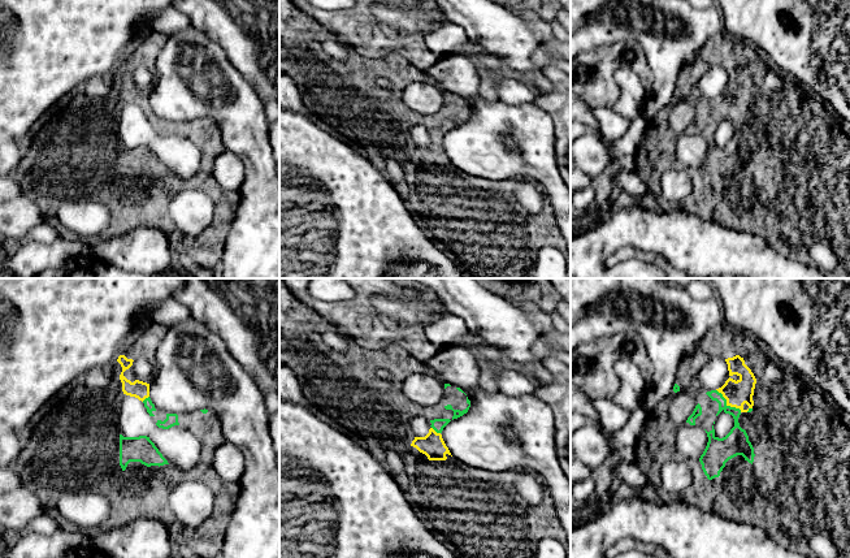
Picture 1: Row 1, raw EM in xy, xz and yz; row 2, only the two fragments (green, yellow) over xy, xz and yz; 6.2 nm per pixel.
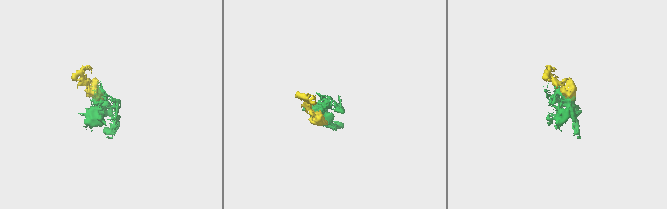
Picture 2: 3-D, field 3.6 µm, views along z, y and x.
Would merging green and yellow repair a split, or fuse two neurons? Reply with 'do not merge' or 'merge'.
merge

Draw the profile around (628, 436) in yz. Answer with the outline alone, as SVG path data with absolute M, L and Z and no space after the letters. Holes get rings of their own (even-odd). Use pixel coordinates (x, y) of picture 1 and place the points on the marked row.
M636 407L632 410L632 416L628 420L628 423L617 432L612 434L606 434L607 438L615 445L615 446L632 446L634 447L642 429L645 427L647 412L642 407Z

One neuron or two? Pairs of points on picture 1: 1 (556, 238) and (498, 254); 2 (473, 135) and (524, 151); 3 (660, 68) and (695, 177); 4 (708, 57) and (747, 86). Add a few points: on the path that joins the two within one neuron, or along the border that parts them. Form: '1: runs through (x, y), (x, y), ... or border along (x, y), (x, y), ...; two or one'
1: runs through (542, 233), (519, 233), (512, 239); one
2: runs through (486, 142), (511, 142); one
3: border along (681, 70), (673, 100); two
4: runs through (719, 57), (738, 76); one

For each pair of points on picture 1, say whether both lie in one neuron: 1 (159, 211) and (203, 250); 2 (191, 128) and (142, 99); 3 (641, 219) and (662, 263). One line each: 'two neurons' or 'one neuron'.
1: one neuron
2: one neuron
3: two neurons

